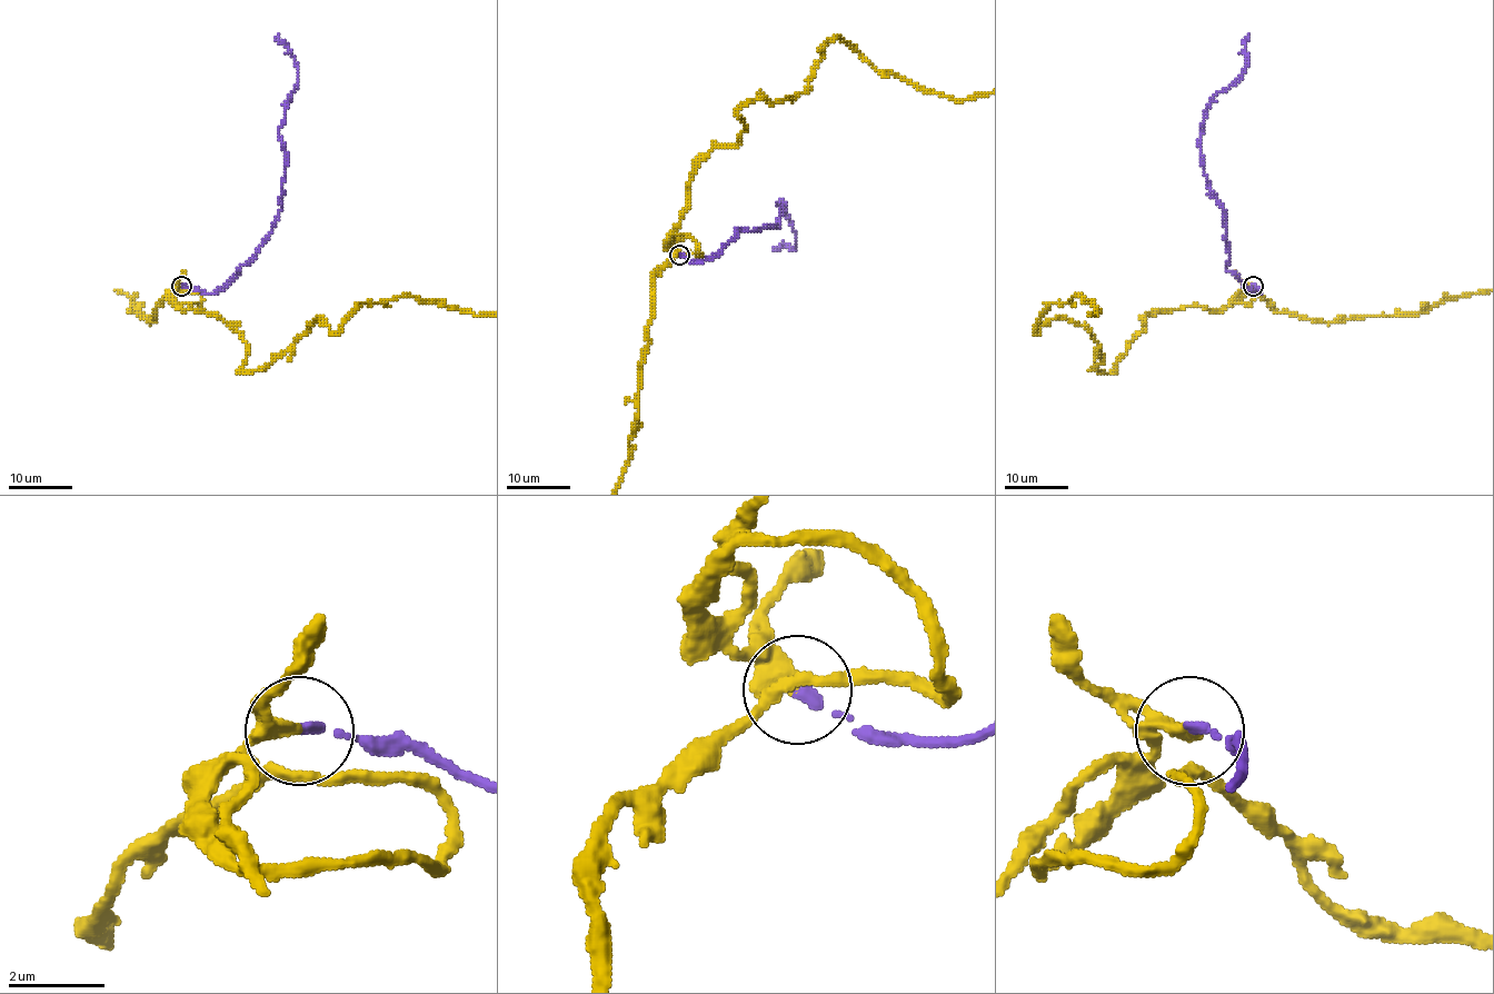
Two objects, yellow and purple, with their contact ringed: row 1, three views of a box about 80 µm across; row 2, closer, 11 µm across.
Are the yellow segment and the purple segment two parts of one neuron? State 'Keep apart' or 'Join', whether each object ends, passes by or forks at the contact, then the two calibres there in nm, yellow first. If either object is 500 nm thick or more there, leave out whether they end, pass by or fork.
Join. At the ring yellow passes by. At the ring purple ends. Thickness 300 nm (yellow) against 200 nm

